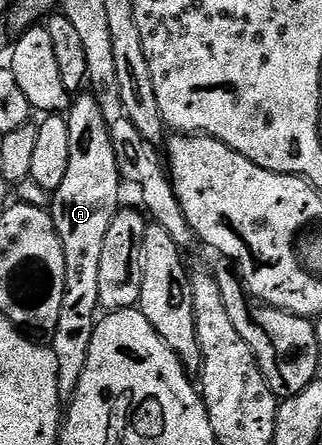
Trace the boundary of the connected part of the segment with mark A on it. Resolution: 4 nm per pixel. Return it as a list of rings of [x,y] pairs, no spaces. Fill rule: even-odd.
[[[82,91],[70,103],[67,135],[71,137],[67,175],[51,196],[51,215],[63,246],[63,306],[59,309],[59,323],[51,337],[55,362],[59,366],[62,398],[72,398],[76,394],[79,378],[83,378],[83,366],[87,366],[87,350],[91,350],[91,338],[99,319],[99,262],[103,258],[103,241],[123,204],[123,181],[115,162],[115,146],[111,146],[107,121],[103,119],[103,110],[99,110],[99,102],[95,102],[92,92]]]

